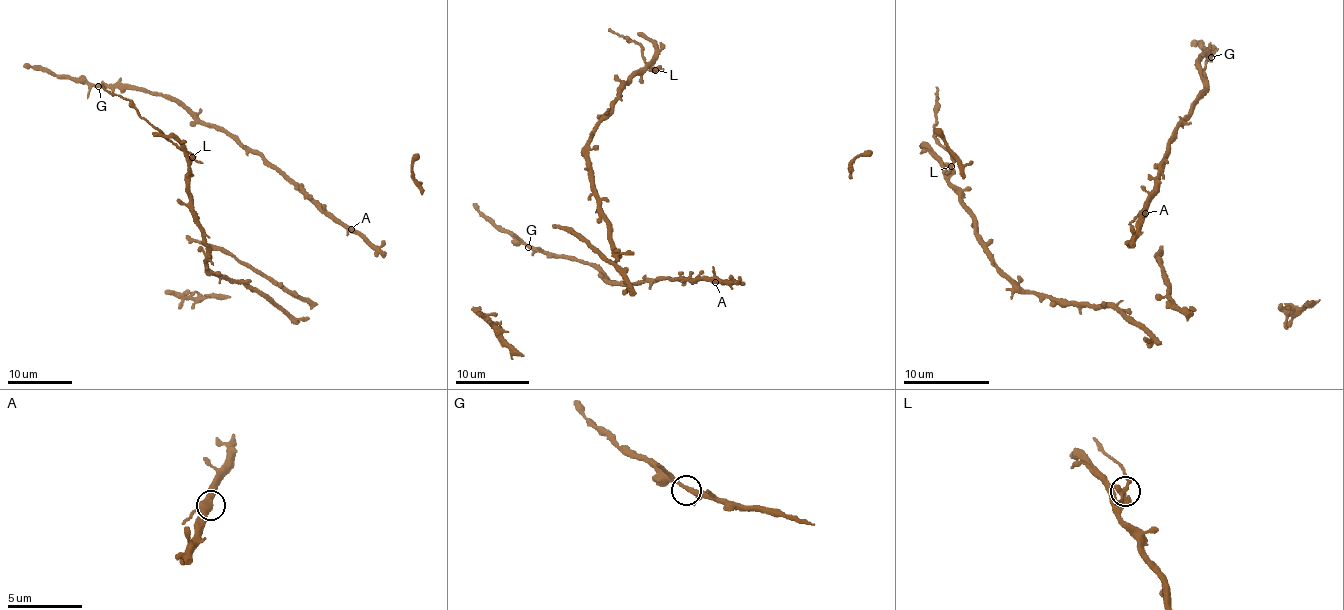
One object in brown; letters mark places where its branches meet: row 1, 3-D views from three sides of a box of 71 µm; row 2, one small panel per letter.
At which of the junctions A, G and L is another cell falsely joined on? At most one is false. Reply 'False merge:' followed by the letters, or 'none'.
False merge: L

